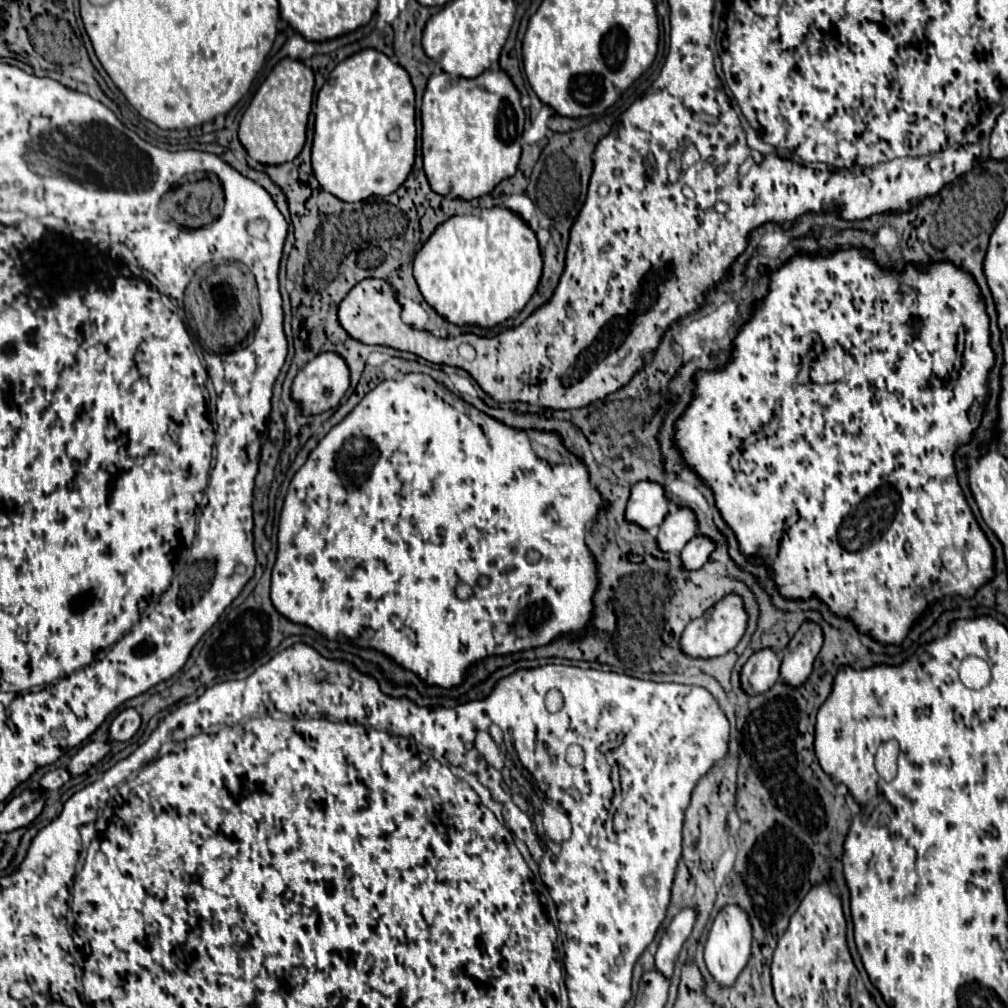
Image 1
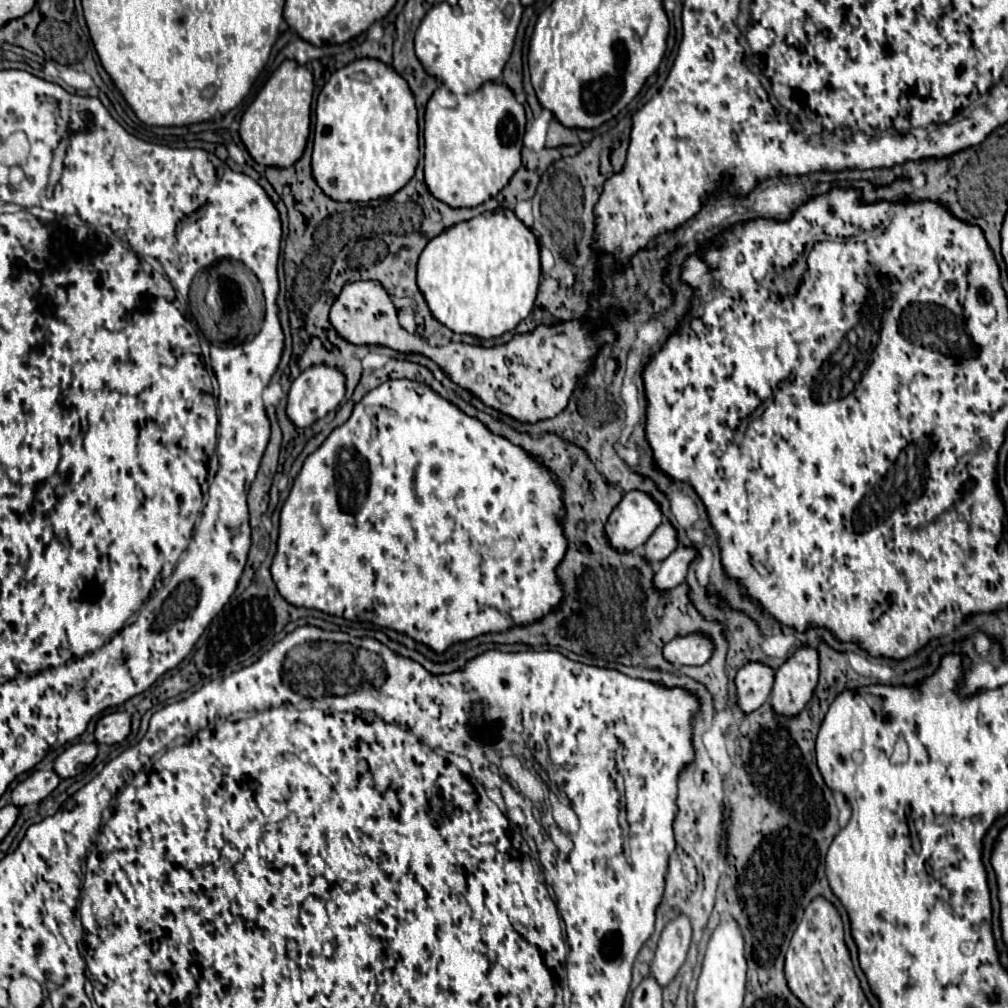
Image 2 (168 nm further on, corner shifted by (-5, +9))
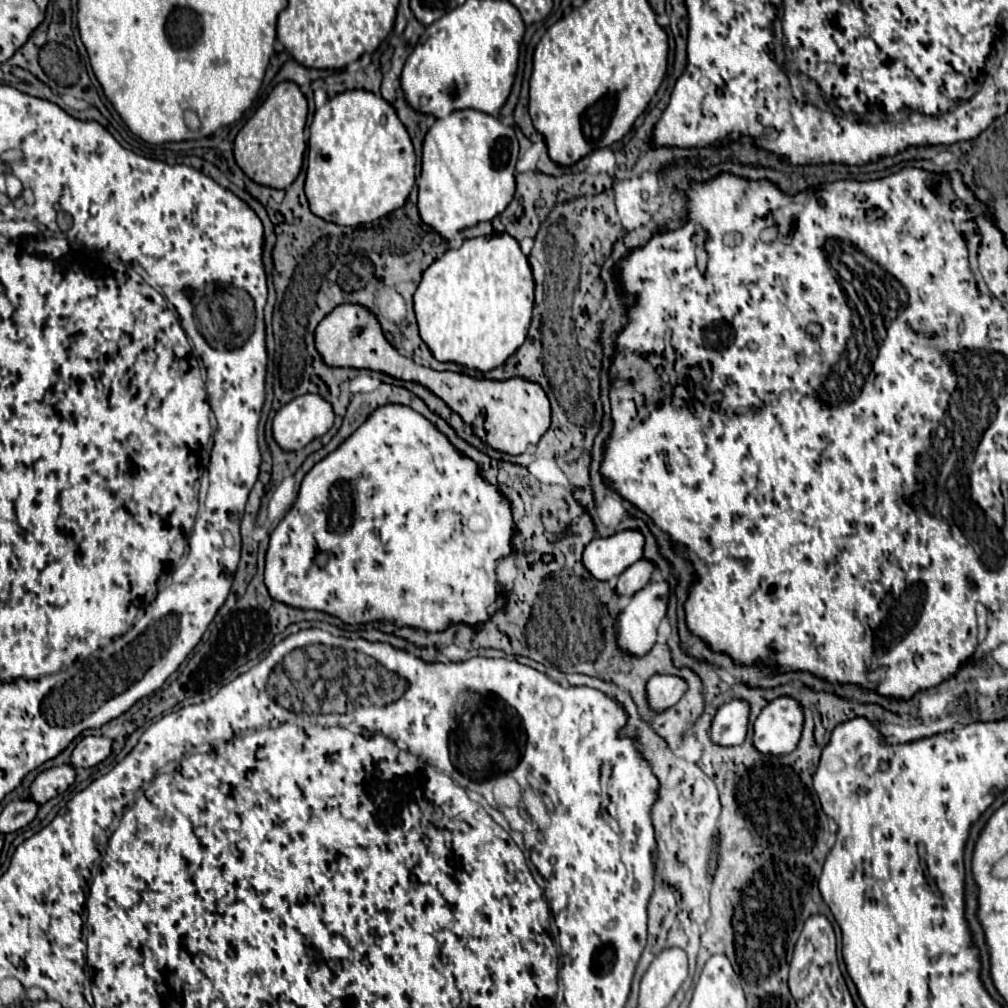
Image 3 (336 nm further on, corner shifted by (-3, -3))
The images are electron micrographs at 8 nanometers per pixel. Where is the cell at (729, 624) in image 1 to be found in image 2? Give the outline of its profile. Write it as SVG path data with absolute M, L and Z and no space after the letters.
M701 633L675 637L663 649L665 661L673 665L703 665L709 661L711 655L713 655L713 643Z

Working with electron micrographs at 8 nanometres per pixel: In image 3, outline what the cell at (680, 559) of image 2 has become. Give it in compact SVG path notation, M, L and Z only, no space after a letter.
M657 581L637 591L619 615L619 645L627 653L647 653L657 641L659 621L667 613L669 583Z

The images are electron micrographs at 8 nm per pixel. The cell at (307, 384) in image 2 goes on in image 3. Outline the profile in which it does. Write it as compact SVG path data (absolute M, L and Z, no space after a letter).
M305 393L281 407L273 419L273 437L285 451L303 449L333 425L333 405L317 393Z

